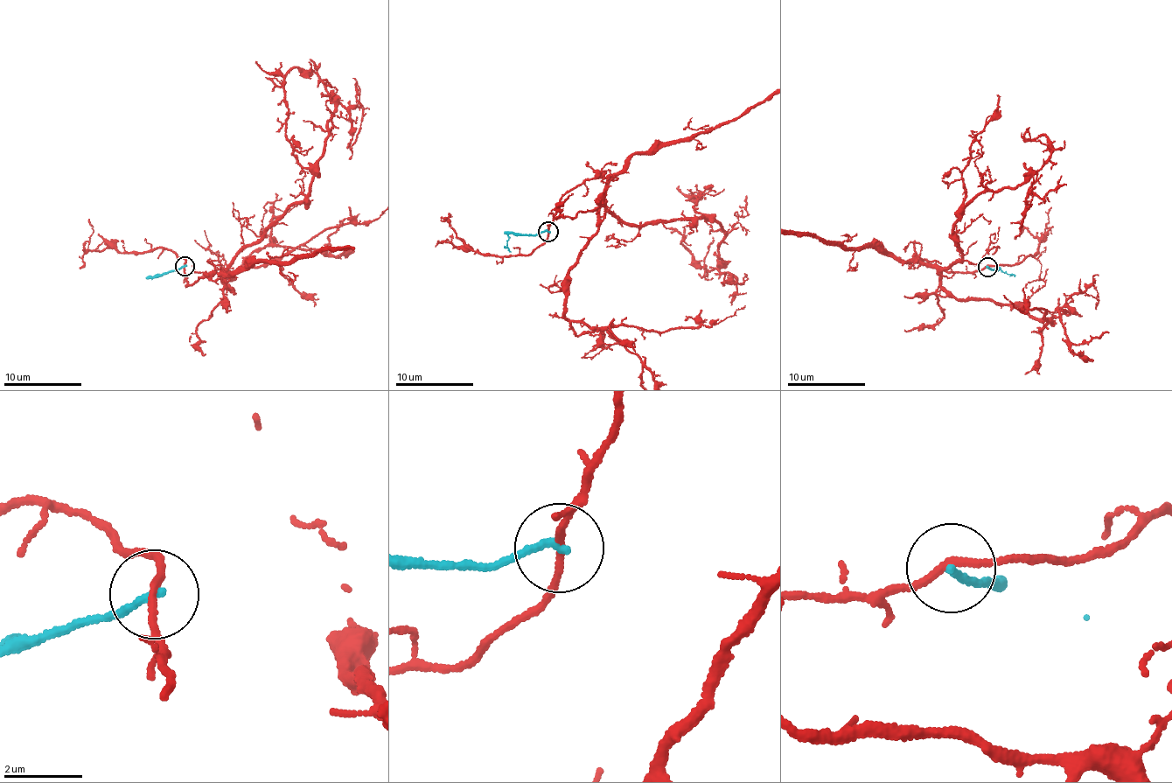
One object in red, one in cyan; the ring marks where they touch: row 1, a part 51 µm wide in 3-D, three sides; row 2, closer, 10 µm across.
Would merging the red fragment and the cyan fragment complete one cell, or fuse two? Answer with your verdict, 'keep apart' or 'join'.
keep apart

